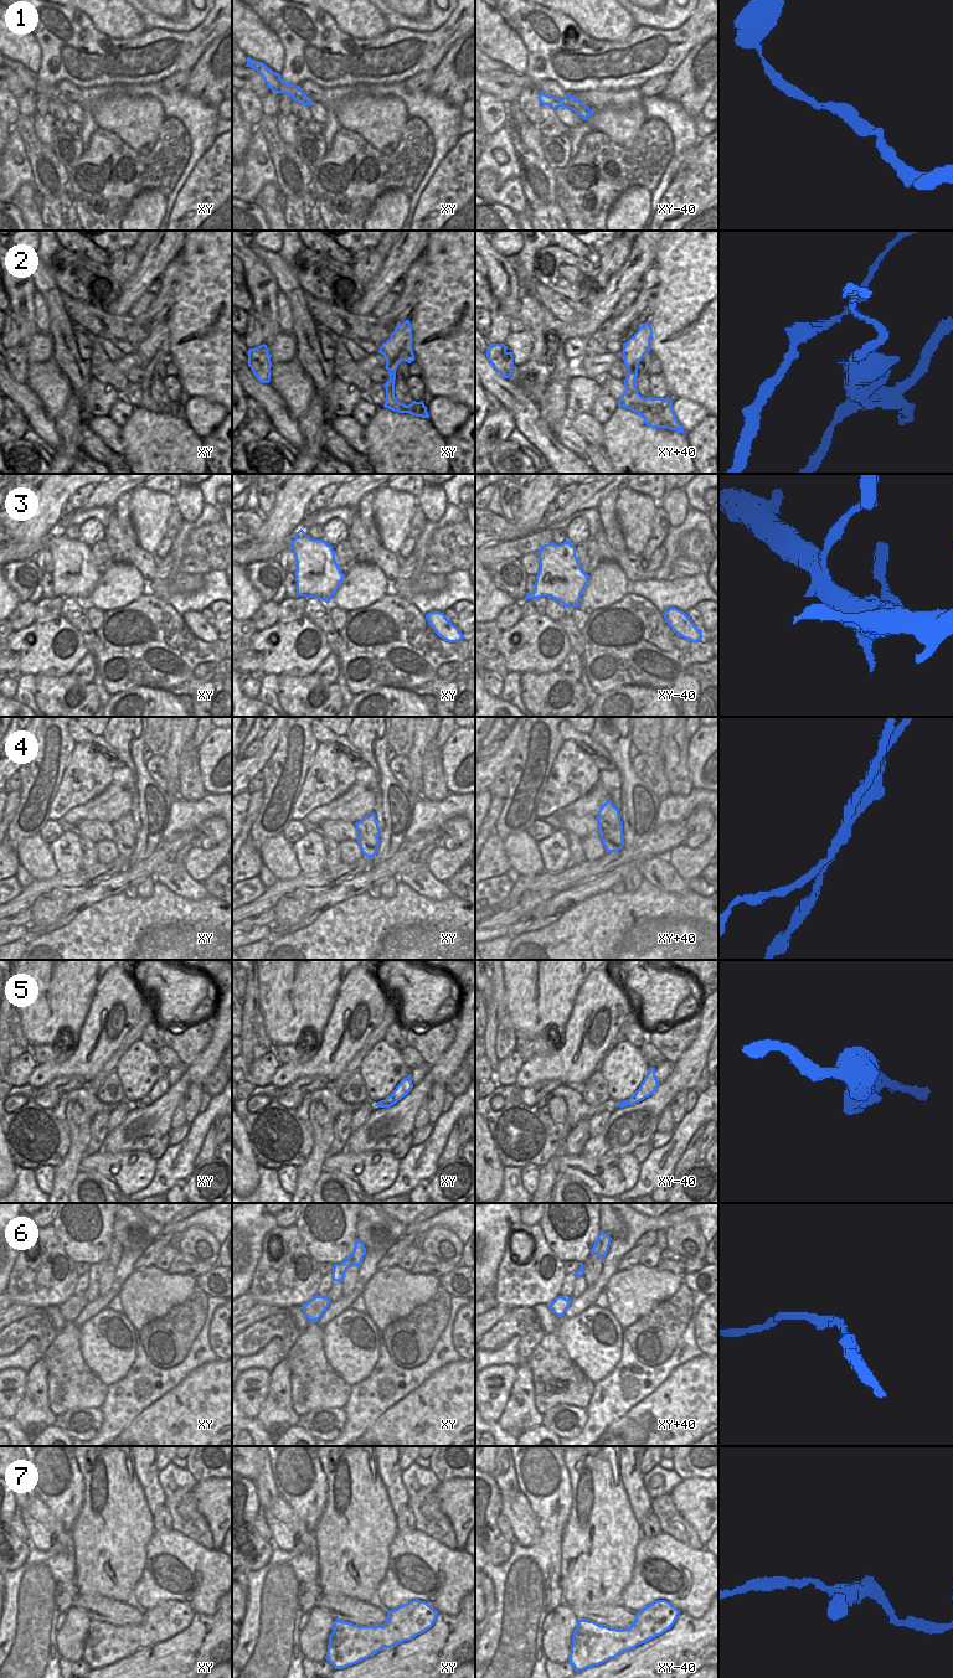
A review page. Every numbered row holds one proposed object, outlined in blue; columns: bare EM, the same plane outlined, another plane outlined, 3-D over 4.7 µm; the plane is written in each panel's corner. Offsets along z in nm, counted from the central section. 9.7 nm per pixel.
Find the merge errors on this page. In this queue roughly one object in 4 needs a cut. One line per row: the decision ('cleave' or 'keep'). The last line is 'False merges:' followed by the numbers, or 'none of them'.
1: keep
2: cleave
3: keep
4: cleave
5: keep
6: keep
7: keep
False merges: 2, 4

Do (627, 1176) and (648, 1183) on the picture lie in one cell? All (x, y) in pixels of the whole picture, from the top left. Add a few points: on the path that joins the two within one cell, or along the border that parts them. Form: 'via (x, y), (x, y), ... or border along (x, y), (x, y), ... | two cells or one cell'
border along (640, 1163), (638, 1181), (629, 1189) | two cells

